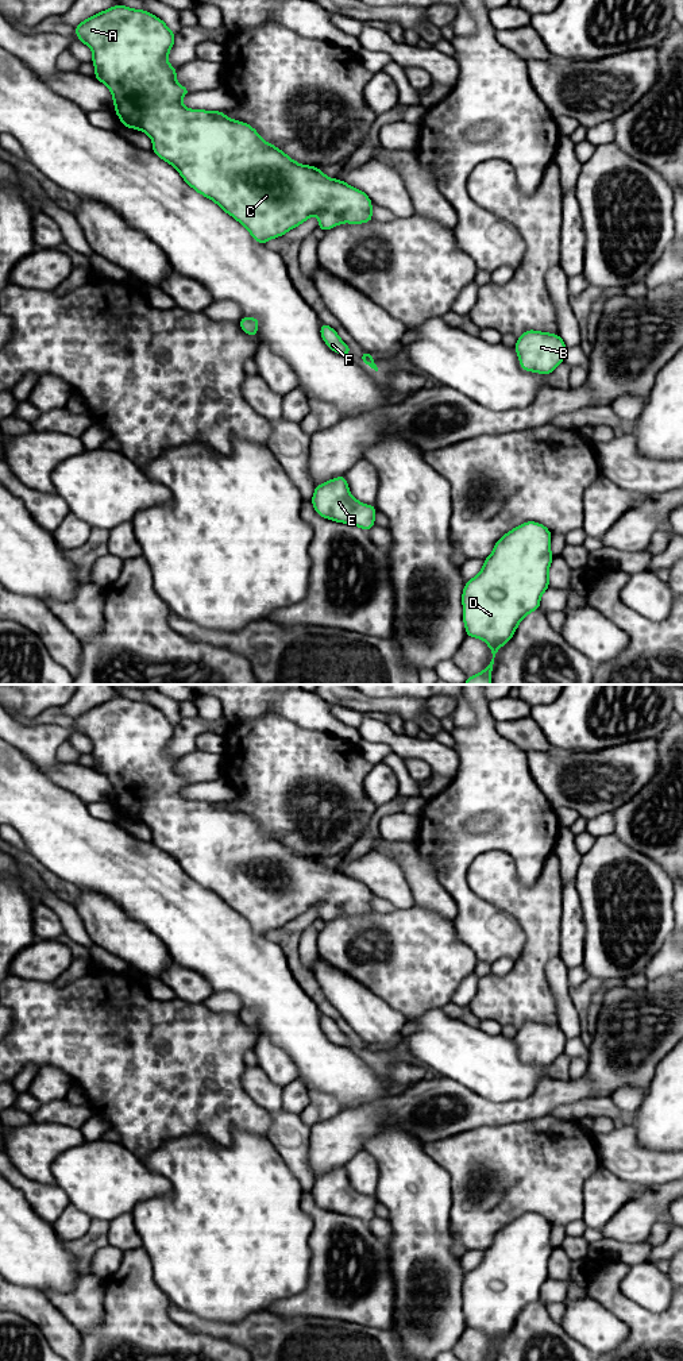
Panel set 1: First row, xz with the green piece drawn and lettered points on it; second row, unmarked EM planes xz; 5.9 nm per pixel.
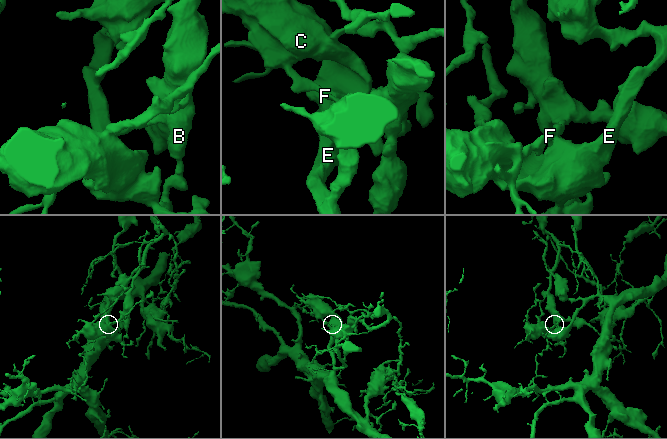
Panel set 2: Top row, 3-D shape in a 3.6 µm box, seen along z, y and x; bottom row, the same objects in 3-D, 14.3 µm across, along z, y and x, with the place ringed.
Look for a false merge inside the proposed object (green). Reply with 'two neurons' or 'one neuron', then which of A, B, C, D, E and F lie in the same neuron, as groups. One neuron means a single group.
two neurons; groups A C E / B D F

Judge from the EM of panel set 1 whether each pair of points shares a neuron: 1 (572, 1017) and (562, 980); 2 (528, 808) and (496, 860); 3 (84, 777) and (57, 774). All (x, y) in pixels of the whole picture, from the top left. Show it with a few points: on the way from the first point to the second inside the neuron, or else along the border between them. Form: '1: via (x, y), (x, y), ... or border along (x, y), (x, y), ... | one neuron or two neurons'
1: via (564, 1007), (562, 990) | one neuron
2: border along (473, 862), (489, 851), (505, 851), (516, 868) | two neurons
3: via (77, 777), (64, 775) | one neuron

